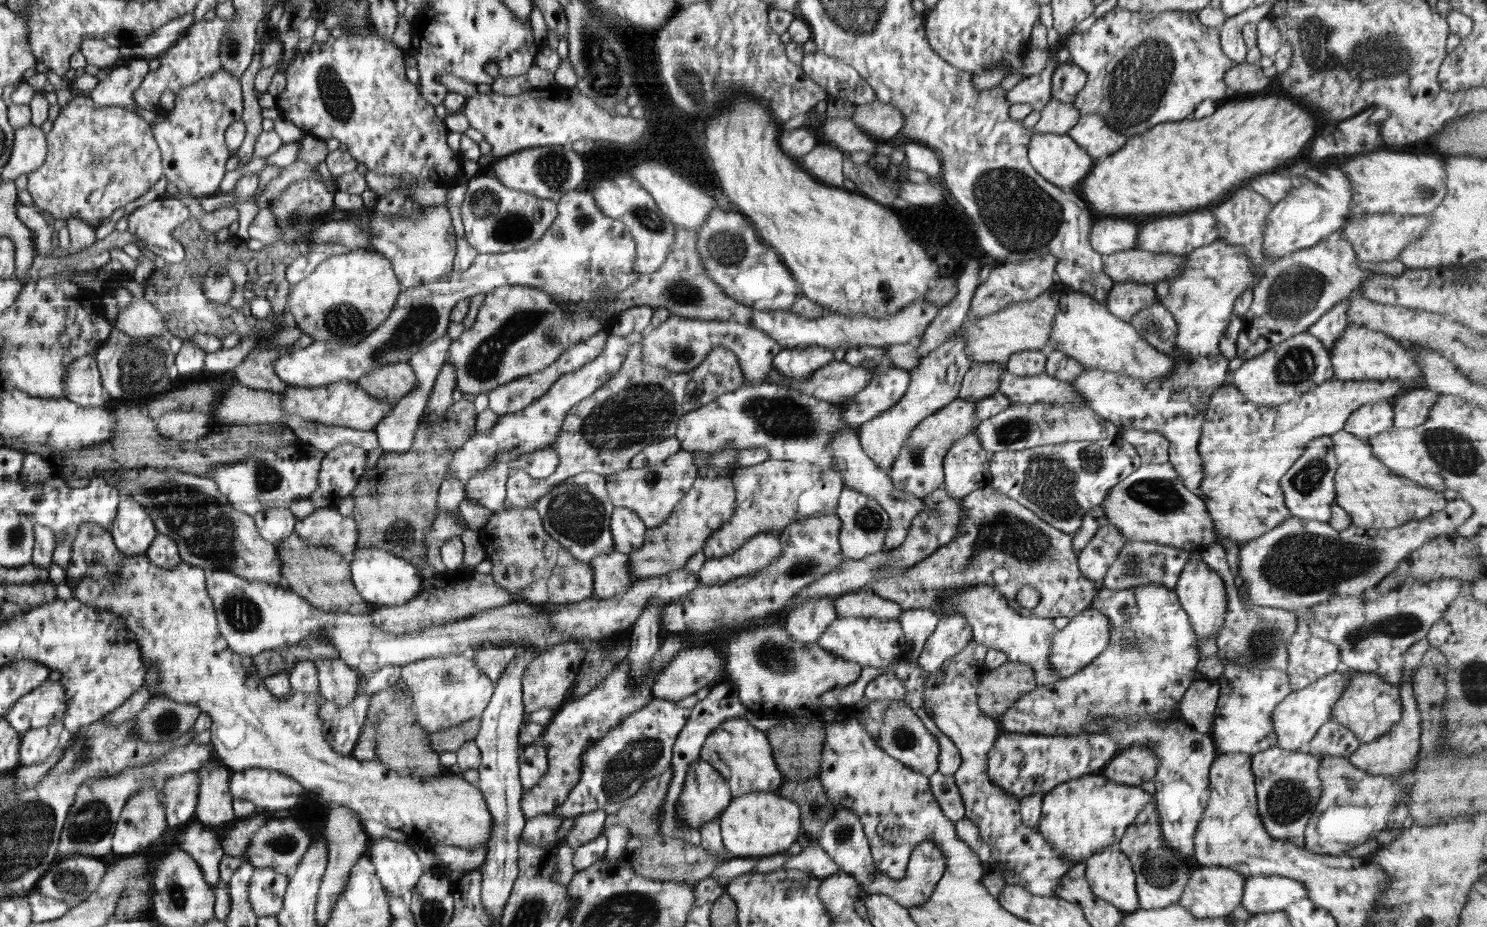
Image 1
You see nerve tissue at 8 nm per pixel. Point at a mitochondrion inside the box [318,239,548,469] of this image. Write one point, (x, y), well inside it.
(419, 321)

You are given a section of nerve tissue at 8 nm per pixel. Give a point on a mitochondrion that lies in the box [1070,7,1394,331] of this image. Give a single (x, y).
(1135, 90)

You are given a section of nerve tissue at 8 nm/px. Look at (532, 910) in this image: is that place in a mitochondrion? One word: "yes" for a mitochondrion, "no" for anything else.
yes

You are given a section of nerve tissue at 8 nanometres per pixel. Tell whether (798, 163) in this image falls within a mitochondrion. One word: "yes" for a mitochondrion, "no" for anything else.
no

